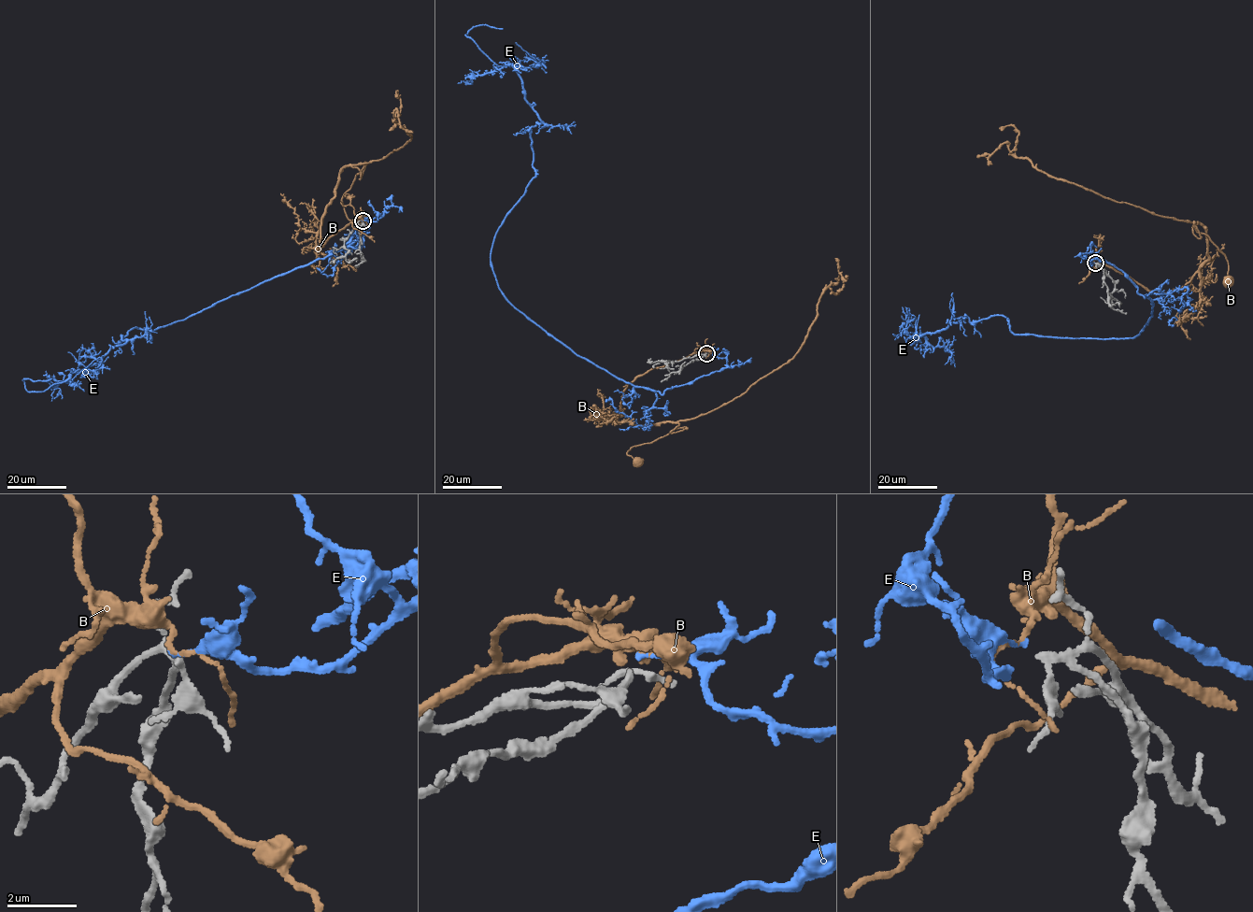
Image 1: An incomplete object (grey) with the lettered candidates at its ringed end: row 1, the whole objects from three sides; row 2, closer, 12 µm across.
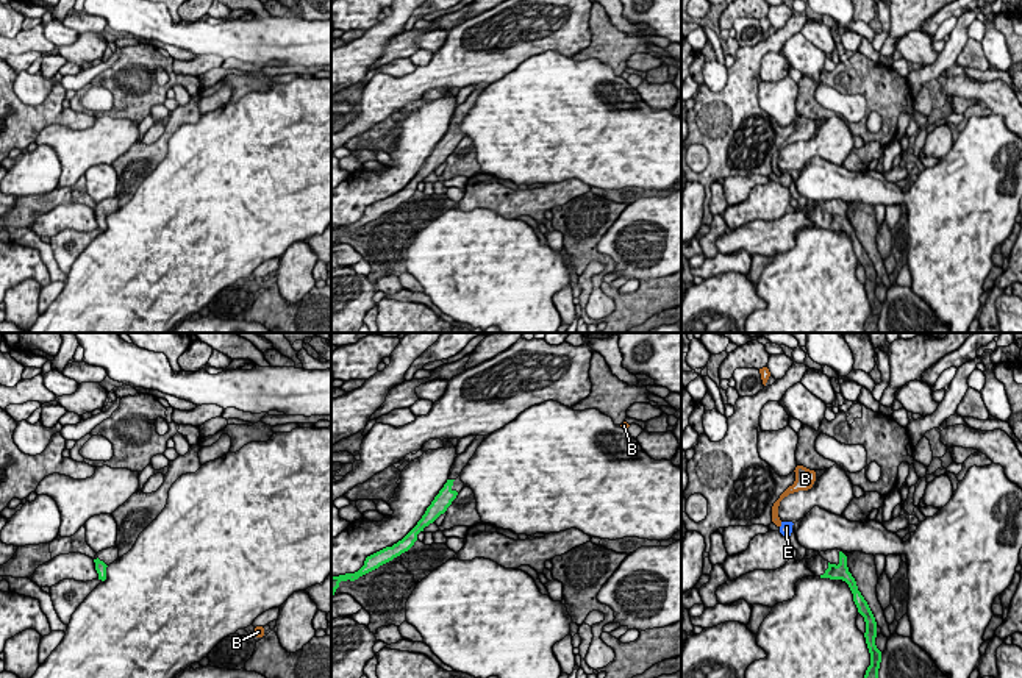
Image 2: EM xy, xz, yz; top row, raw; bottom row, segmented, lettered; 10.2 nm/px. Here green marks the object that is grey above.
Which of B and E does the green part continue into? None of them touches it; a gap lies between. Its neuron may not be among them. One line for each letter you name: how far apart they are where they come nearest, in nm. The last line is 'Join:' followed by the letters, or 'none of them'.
Join: none of them

